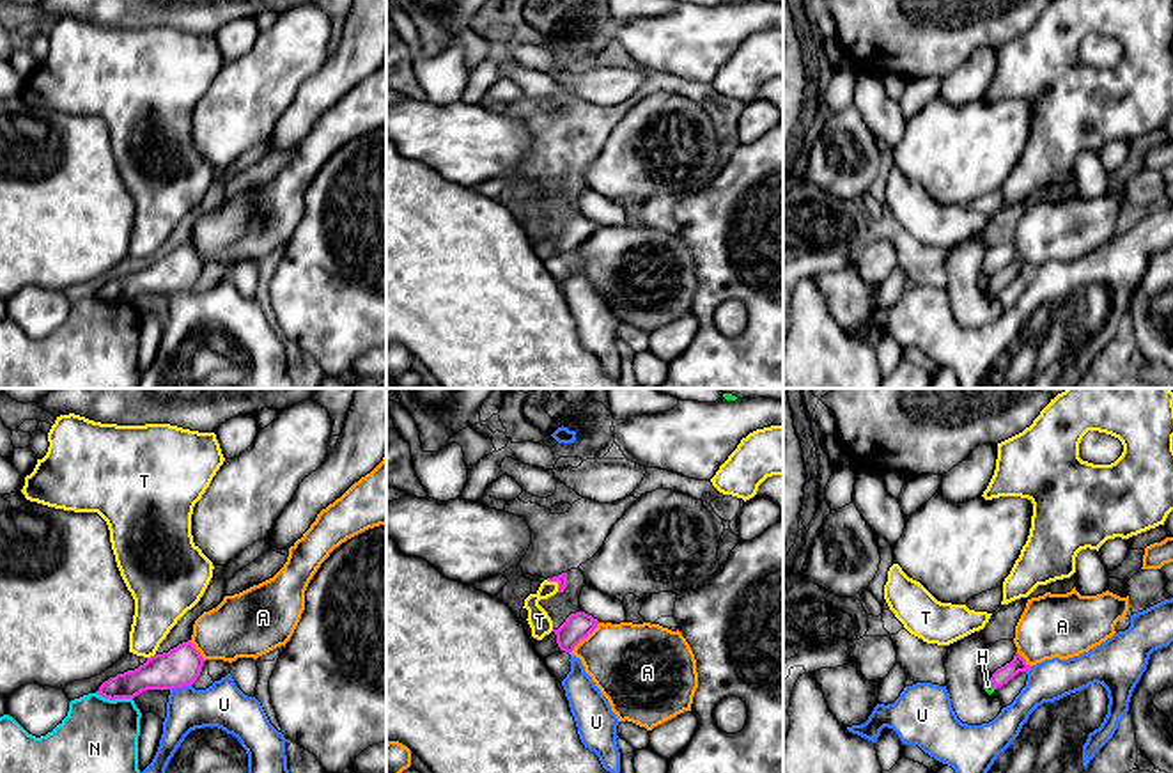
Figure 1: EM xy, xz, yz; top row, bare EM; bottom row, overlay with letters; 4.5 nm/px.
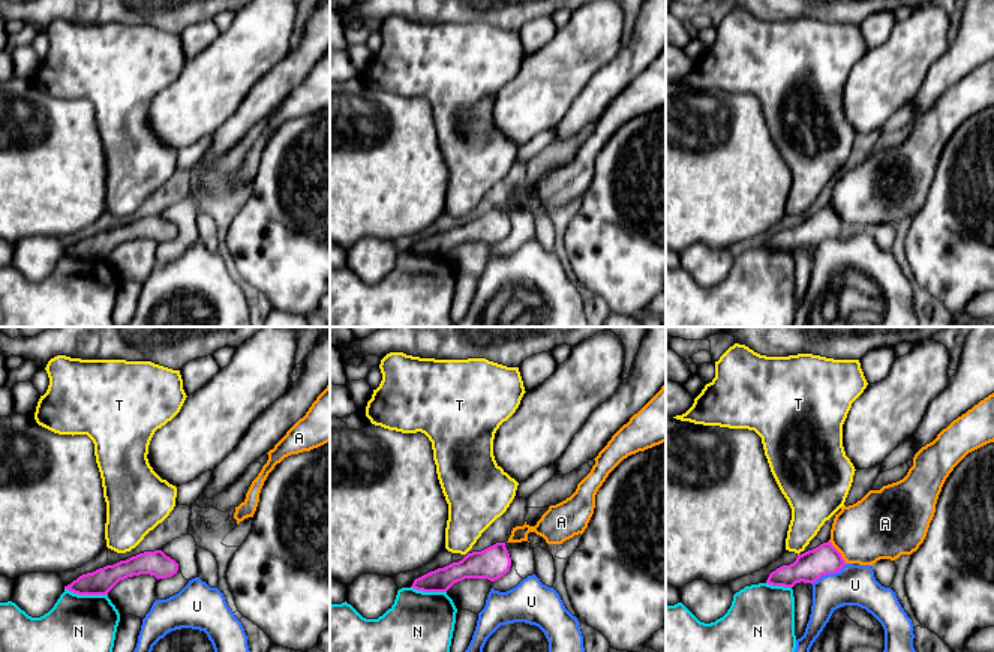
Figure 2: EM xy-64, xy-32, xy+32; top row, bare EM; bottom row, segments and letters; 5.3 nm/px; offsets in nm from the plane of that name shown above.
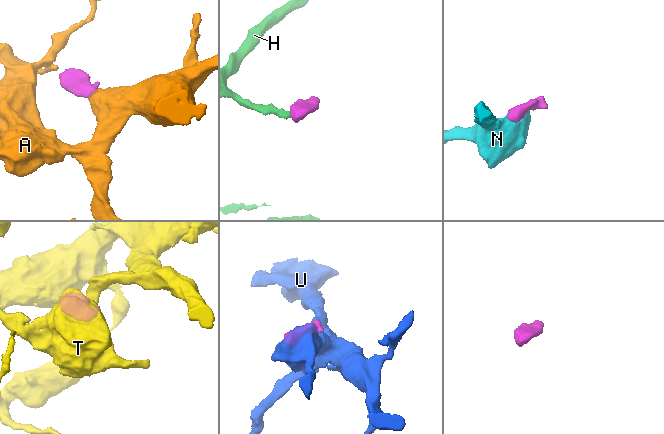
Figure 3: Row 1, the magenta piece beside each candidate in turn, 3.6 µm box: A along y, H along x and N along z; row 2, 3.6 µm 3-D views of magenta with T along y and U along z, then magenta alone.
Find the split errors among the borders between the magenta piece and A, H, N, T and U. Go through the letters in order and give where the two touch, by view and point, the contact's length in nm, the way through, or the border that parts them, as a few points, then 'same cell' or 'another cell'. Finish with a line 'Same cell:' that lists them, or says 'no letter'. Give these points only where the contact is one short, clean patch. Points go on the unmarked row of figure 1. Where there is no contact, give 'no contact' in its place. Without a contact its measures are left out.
A: contact xz (583, 240); length 200 nm; border xz (599, 226), (569, 256); another cell
H: contact yz (993, 286); length 50 nm; way yz (1002, 279), (993, 286), (987, 288); same cell
N: contact xy (114, 302); length 170 nm; another cell
T: contact xz (555, 183); length 80 nm; another cell
U: contact xy (179, 289); length 100 nm; border xy (190, 288), (170, 293); another cell
Same cell: H

